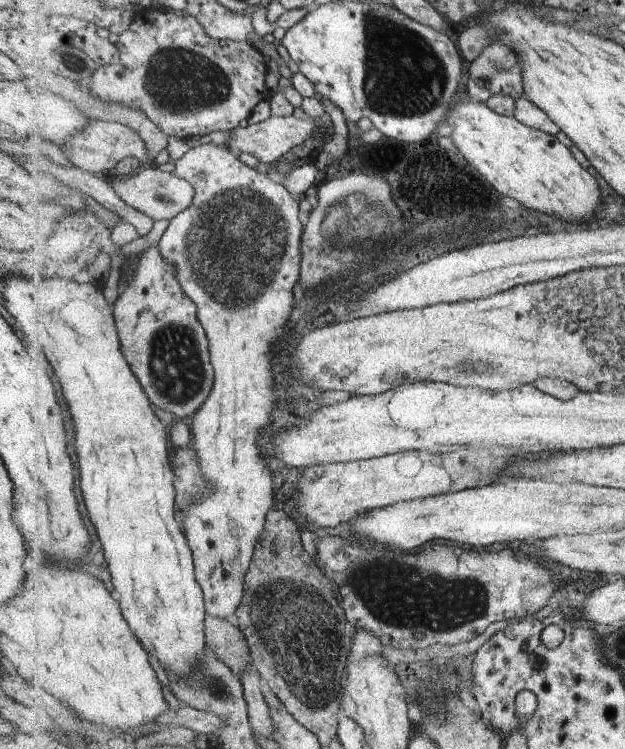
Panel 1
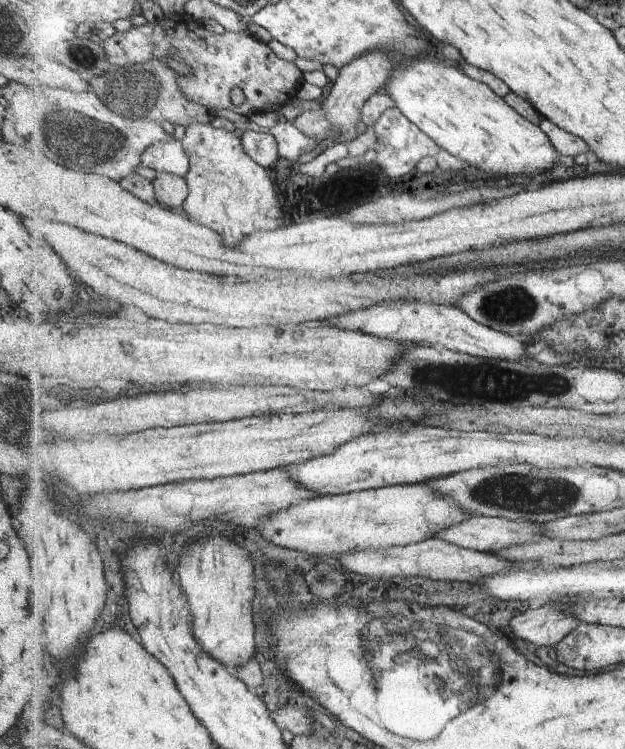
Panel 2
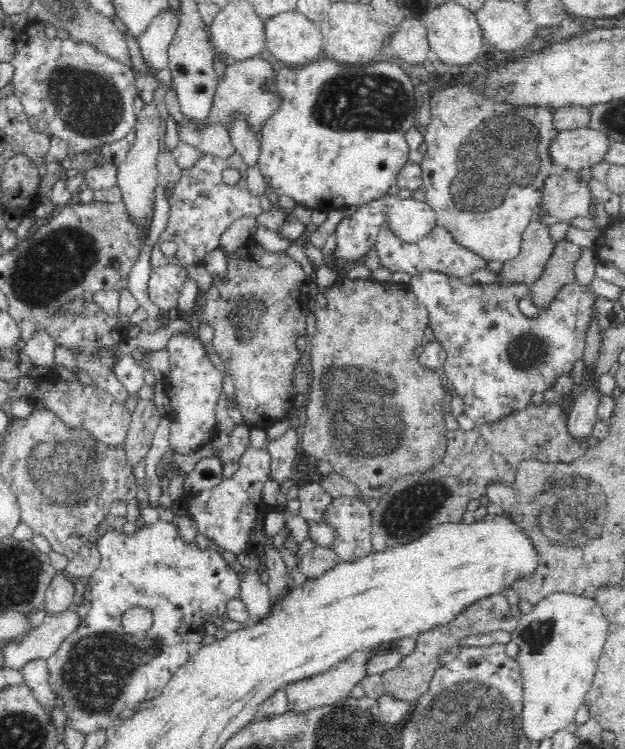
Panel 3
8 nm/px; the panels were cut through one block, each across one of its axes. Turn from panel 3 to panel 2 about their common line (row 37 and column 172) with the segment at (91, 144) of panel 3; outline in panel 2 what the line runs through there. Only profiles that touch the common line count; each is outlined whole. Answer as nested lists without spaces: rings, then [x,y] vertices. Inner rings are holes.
[[[187,12],[185,13],[176,13],[171,16],[163,16],[161,19],[156,19],[155,21],[147,22],[145,25],[135,26],[130,28],[128,31],[115,32],[111,37],[109,37],[106,41],[103,42],[105,45],[105,52],[107,52],[107,58],[109,58],[109,62],[114,64],[116,67],[120,66],[129,66],[137,63],[150,63],[151,60],[163,60],[163,64],[166,63],[166,58],[171,58],[173,60],[180,60],[188,67],[191,75],[179,75],[179,88],[187,94],[185,98],[187,100],[191,100],[191,102],[197,102],[197,104],[201,104],[201,106],[205,106],[207,110],[211,112],[214,110],[231,110],[232,112],[236,112],[241,115],[248,116],[257,112],[258,110],[263,111],[276,111],[278,108],[282,107],[287,102],[292,101],[295,98],[294,93],[297,91],[301,82],[303,82],[303,73],[297,66],[294,66],[293,63],[287,62],[285,60],[281,60],[273,50],[271,50],[271,45],[265,43],[257,39],[252,33],[249,31],[246,32],[233,32],[233,31],[225,31],[222,35],[214,34],[213,32],[209,32],[203,27],[203,24],[200,21],[197,21],[192,15],[189,15]]]

